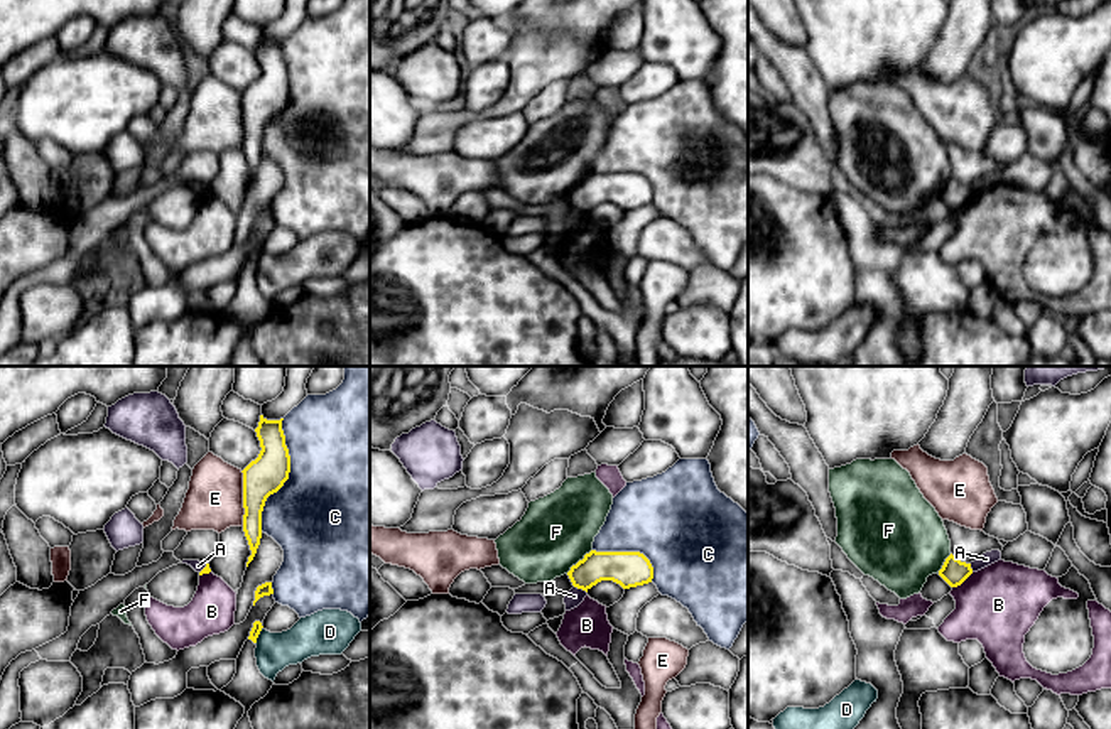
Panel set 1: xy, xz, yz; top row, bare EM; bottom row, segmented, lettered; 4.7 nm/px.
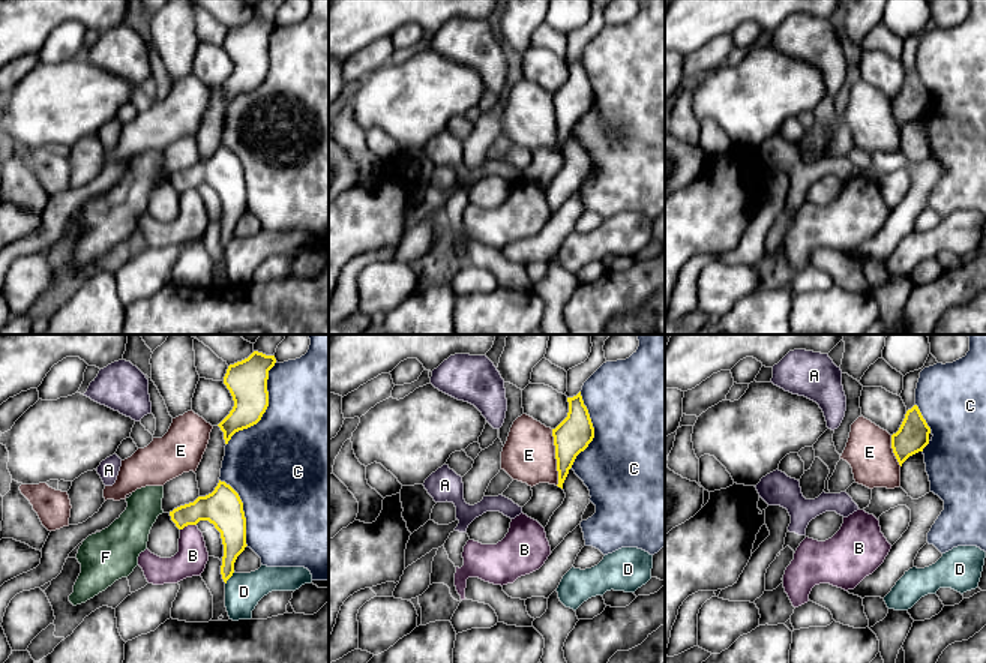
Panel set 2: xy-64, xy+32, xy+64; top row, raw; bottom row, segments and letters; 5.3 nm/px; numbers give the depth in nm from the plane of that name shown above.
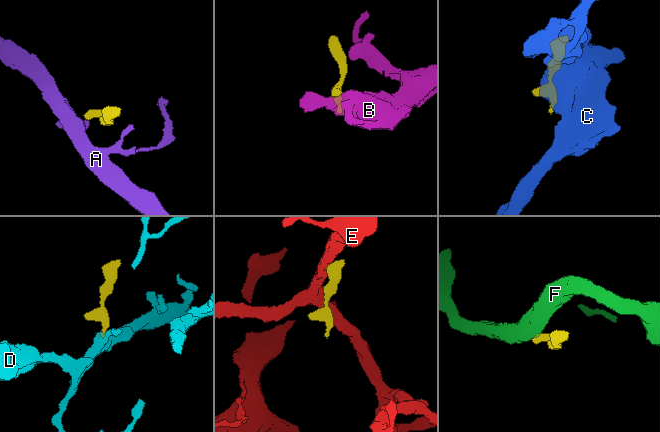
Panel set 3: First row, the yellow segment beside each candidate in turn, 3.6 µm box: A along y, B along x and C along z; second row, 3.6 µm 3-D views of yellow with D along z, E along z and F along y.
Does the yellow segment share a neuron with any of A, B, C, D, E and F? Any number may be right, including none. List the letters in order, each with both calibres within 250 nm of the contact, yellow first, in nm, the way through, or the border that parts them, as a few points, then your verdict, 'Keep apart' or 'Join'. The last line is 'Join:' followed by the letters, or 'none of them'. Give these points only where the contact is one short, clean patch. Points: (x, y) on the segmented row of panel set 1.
A: Thickness 170 nm (yellow) against 80 nm. Boundary: xz (574, 586), (586, 593). Keep apart
B: Thickness 120 nm (yellow) against 380 nm. Boundary: yz (973, 572), (953, 588). Keep apart
C: Thickness 190 nm (yellow) against 500 nm. Keep apart
D: Thickness 50 nm (yellow) against 190 nm. Boundary: xy (262, 626), (255, 643). Keep apart
E: Thickness 190 nm (yellow) against 280 nm. Boundary: xy (240, 471), (243, 525). Keep apart
F: Thickness 170 nm (yellow) against 360 nm. Boundary: xz (591, 549), (566, 572). Keep apart
Join: none of them

